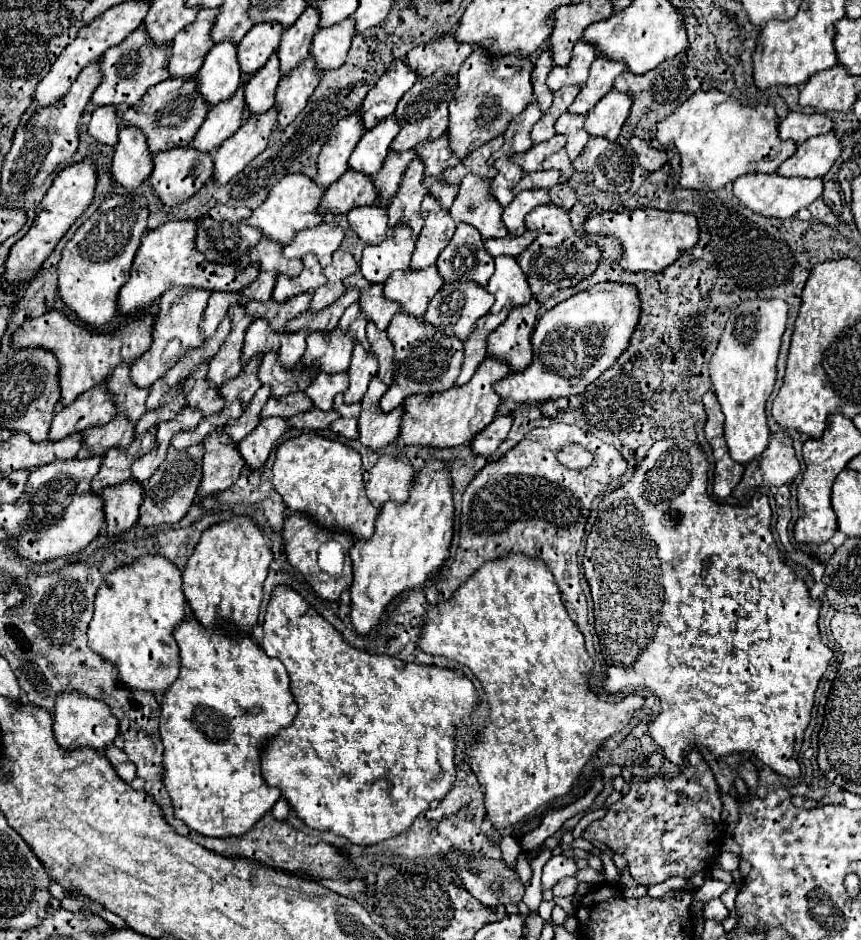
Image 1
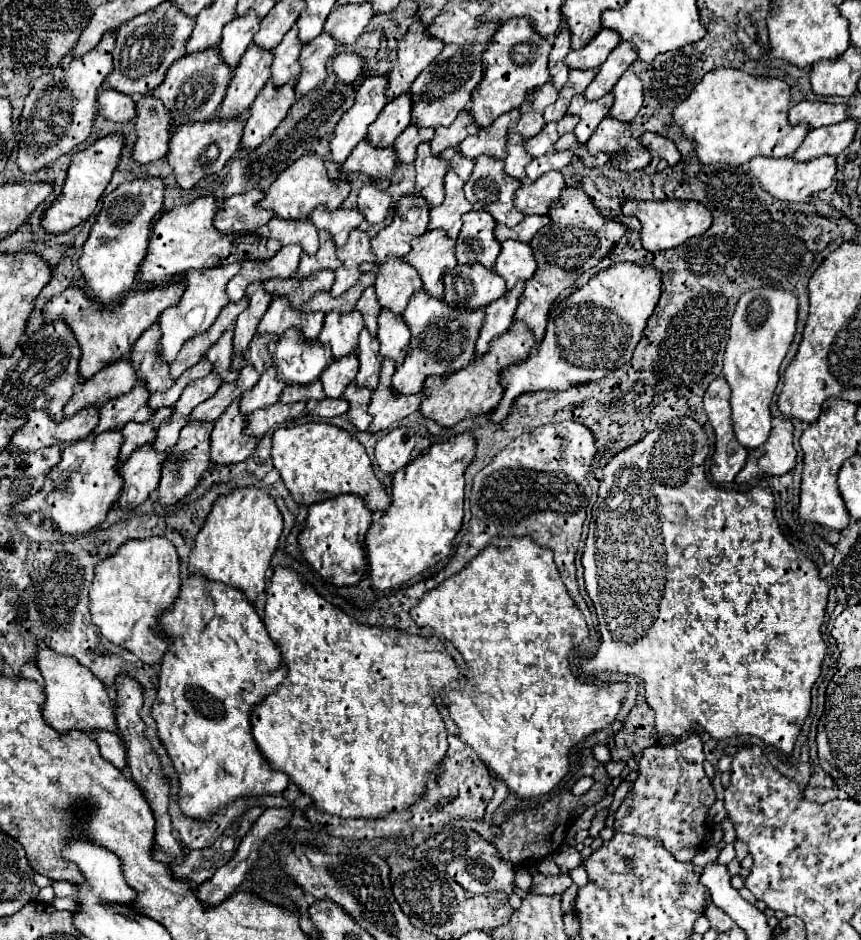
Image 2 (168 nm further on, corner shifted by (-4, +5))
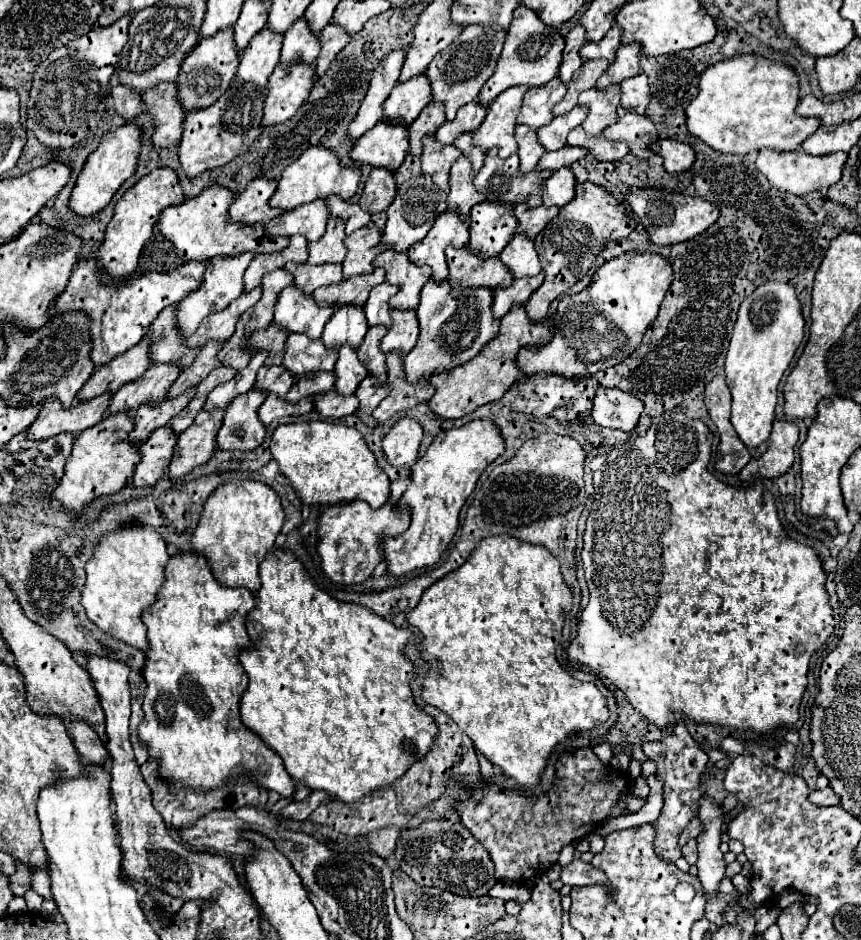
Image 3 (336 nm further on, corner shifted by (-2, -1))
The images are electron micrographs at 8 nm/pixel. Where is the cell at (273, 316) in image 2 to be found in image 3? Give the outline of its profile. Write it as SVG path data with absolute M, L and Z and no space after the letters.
M288 286L276 302L274 324L286 328L288 332L302 332L316 340L322 336L322 330L332 314L334 306L318 306L312 294L304 294L298 286Z

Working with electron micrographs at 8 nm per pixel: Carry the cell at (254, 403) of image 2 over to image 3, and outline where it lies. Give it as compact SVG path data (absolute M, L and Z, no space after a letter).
M262 366L258 370L258 380L256 380L256 388L262 388L262 390L268 390L276 396L282 396L286 398L288 390L292 388L292 384L296 382L294 374L288 372L286 368L282 366Z

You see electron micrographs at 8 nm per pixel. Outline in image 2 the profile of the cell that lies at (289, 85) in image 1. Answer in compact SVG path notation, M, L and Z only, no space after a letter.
M320 34L314 42L306 44L300 52L300 76L296 82L296 96L306 96L308 92L312 92L316 86L320 86L326 78L326 64L328 60L336 54L336 42L328 36L328 34Z

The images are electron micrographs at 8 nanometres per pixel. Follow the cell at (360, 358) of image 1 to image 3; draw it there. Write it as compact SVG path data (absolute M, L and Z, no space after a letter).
M372 326L358 348L358 358L362 364L366 364L366 370L376 376L378 384L386 382L386 354L380 350L380 340L386 336L388 328L384 326Z

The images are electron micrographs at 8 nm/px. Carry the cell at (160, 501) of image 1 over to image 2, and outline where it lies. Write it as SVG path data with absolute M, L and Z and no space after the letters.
M190 422L180 430L180 438L176 446L170 450L168 458L162 462L162 480L158 486L158 504L170 508L186 498L200 482L202 474L210 466L210 432L214 422Z

